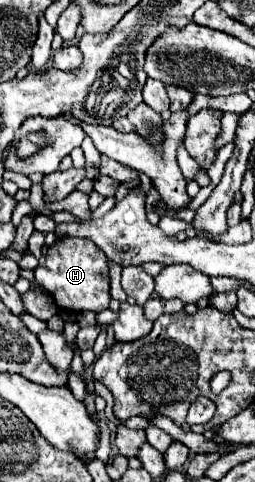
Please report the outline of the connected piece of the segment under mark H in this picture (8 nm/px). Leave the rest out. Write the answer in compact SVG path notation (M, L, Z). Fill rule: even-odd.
M56 239L54 245L50 245L48 255L44 263L34 271L36 281L54 297L56 305L60 309L68 309L74 313L80 311L104 311L110 307L110 279L108 279L108 257L88 239Z

